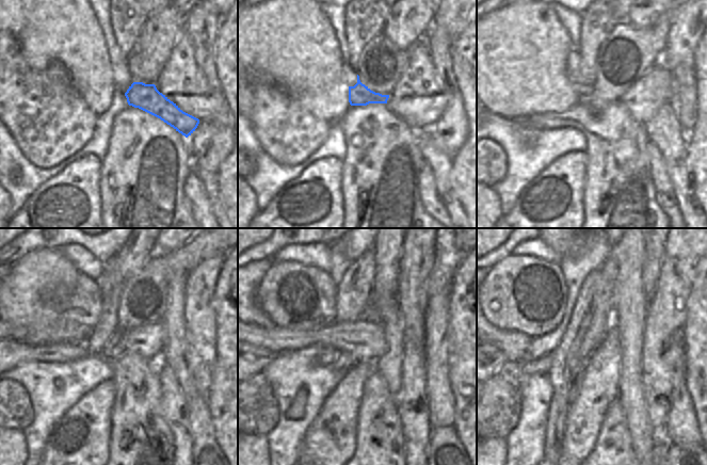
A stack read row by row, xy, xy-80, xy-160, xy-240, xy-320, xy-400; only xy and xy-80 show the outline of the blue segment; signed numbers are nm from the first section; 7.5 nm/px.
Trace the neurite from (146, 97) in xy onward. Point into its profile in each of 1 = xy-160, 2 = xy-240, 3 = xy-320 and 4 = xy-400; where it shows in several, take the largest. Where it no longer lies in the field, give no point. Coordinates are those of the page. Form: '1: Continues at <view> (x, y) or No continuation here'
1: Continues at xy-160 (574, 61)
2: Continues at xy-240 (81, 303)
3: Continues at xy-320 (293, 295)
4: Continues at xy-400 (524, 293).

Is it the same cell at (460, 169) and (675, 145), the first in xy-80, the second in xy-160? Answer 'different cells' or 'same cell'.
different cells

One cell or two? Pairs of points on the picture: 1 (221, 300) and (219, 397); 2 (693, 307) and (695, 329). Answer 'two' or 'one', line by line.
1: one
2: one

